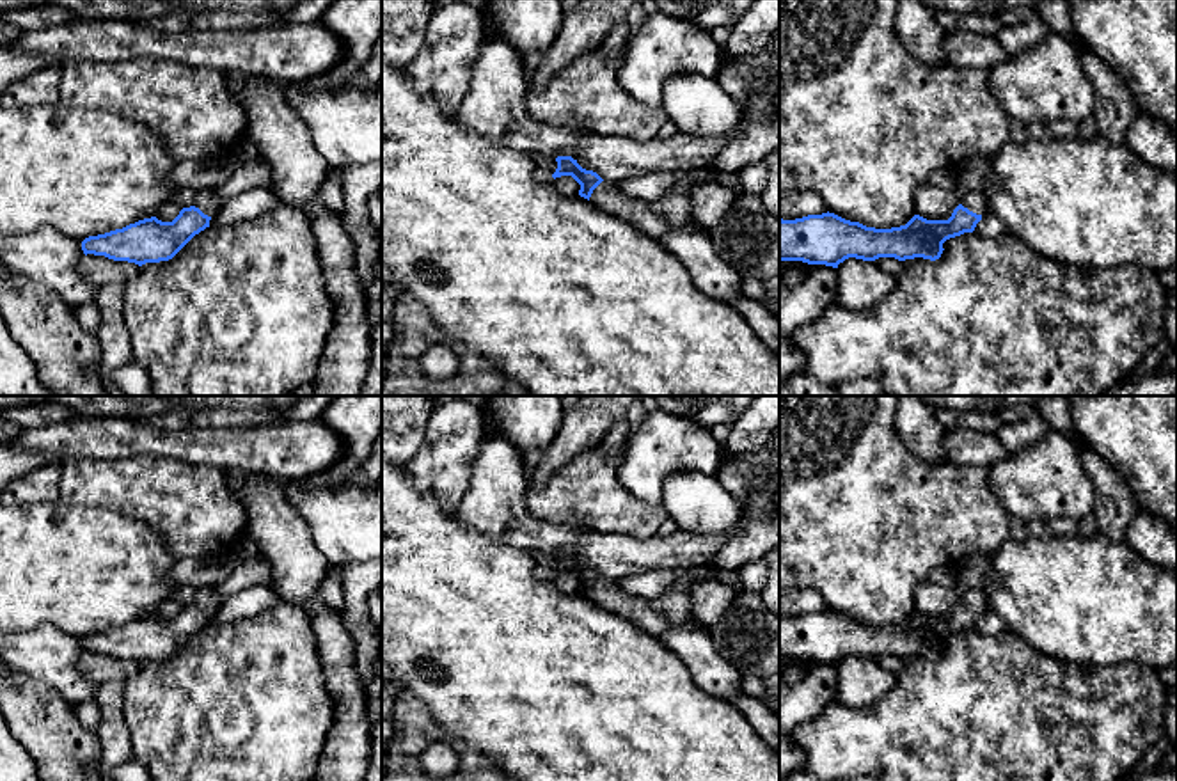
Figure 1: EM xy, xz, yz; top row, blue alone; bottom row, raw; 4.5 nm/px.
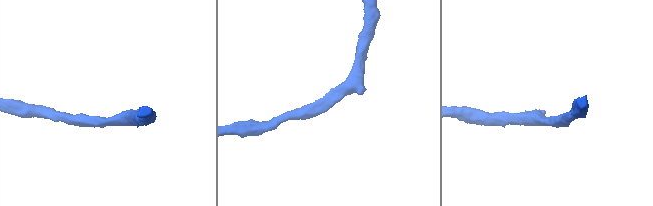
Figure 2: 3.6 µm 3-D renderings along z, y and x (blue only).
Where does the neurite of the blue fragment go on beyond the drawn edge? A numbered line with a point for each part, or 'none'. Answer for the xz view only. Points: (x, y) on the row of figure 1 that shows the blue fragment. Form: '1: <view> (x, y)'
1: xz (693, 247)

